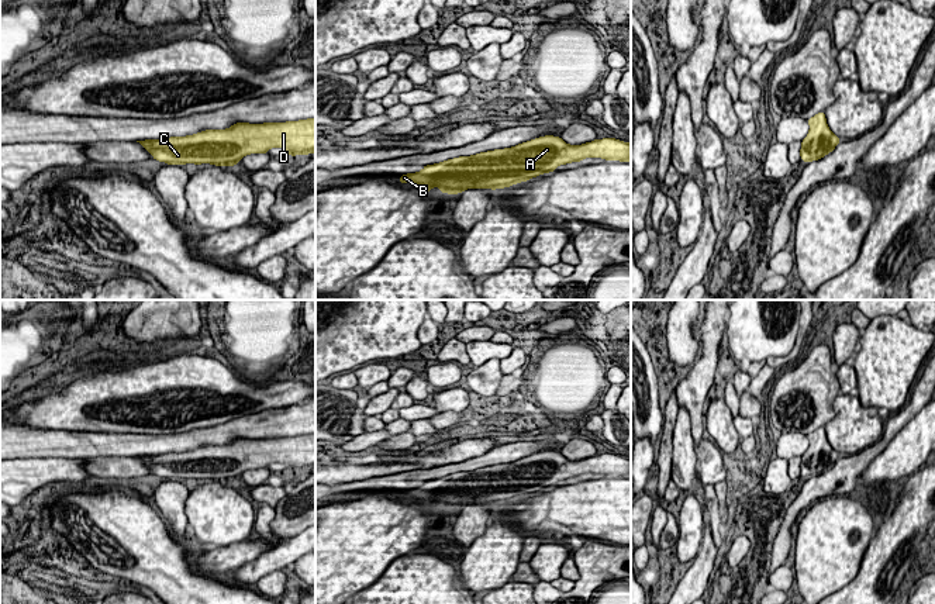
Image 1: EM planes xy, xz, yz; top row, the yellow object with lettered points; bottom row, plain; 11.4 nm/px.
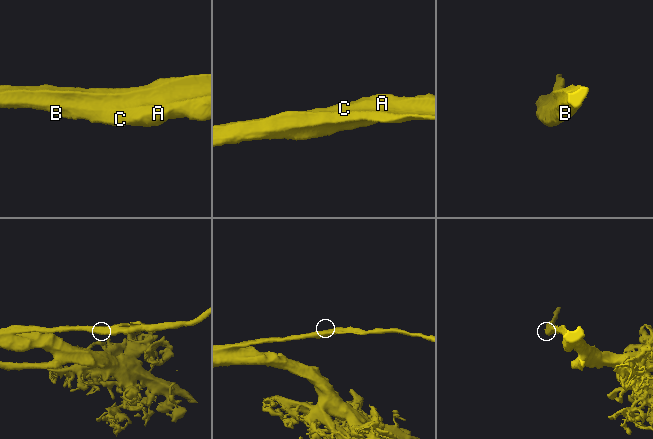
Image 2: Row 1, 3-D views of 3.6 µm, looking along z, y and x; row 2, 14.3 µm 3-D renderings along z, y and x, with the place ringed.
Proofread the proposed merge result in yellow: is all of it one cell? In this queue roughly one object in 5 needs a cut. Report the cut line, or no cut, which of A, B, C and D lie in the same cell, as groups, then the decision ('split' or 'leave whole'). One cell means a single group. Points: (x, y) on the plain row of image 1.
no cut; A B C D; leave whole

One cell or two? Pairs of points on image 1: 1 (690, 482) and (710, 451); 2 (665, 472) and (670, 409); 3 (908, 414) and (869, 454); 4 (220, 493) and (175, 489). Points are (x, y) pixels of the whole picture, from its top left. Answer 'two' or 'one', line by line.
1: two
2: one
3: one
4: two

